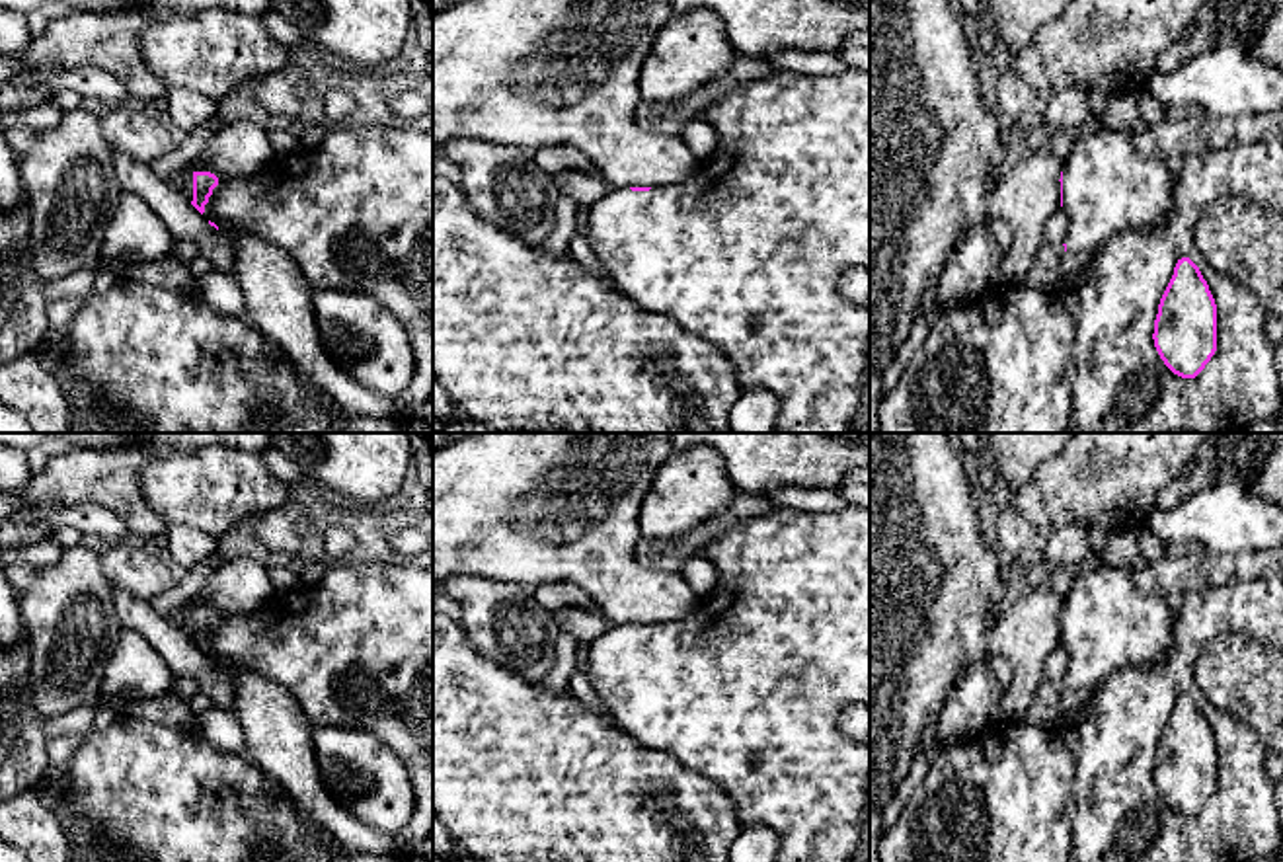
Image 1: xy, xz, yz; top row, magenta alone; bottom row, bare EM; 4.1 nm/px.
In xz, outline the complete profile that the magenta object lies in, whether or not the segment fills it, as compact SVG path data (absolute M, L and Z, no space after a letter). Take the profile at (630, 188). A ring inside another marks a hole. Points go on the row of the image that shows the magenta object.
M848 66L836 76L809 76L776 68L712 101L706 123L716 131L716 152L700 160L688 181L665 187L612 187L589 207L587 238L614 289L640 308L665 316L682 330L718 347L731 363L741 388L764 386L780 400L774 433L848 433L870 357L870 302L854 304L840 294L840 273L848 267L870 271L870 70Z

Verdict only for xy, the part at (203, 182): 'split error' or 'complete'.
split error

